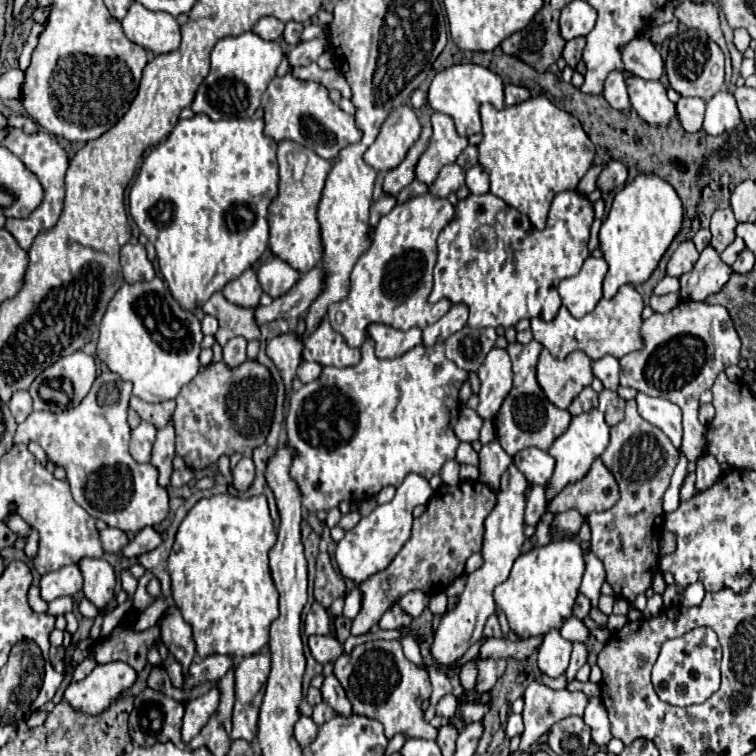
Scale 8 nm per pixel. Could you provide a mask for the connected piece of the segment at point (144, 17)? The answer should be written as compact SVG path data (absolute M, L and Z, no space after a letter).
M139 2L131 4L123 18L123 30L131 42L151 50L153 54L173 52L181 42L179 24L171 14L147 10Z

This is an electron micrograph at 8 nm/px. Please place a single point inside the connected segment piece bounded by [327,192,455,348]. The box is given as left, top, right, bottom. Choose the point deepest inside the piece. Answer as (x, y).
(390, 283)

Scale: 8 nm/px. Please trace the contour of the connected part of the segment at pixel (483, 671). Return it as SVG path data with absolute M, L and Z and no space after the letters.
M477 658L477 668L479 668L479 680L477 680L477 688L475 692L467 692L467 700L475 702L483 692L489 692L493 688L493 684L497 682L497 678L503 676L507 666L505 658L487 658L487 660L479 660Z

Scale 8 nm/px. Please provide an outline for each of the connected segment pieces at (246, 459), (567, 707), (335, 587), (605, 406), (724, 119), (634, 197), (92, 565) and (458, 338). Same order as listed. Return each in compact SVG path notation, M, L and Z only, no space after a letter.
M243 456L233 470L233 486L245 492L253 484L253 480L255 480L255 464L251 456Z
M537 680L531 682L525 690L525 708L523 708L523 722L525 730L521 736L519 750L527 752L537 738L549 732L549 728L567 718L567 716L583 716L589 698L583 692L569 692L551 690Z
M323 550L317 558L317 576L315 576L315 600L323 606L329 608L335 598L343 598L347 592L345 580L335 572L331 566L329 554Z
M603 390L599 396L599 410L605 414L605 422L609 426L615 426L617 422L623 420L623 408L625 408L625 400L611 390Z
M729 90L717 92L711 100L707 100L707 112L703 130L711 136L721 136L727 130L733 130L741 122L737 102Z
M637 174L615 194L613 206L601 224L599 242L609 272L603 280L603 296L615 296L623 284L641 284L657 268L661 256L681 230L683 204L675 188L655 174Z
M81 558L79 570L83 574L83 594L99 610L105 610L107 604L115 598L115 570L105 558Z
M463 326L459 332L451 334L445 340L445 356L461 370L473 372L483 364L487 352L495 346L495 338L495 328L473 330L469 326Z

